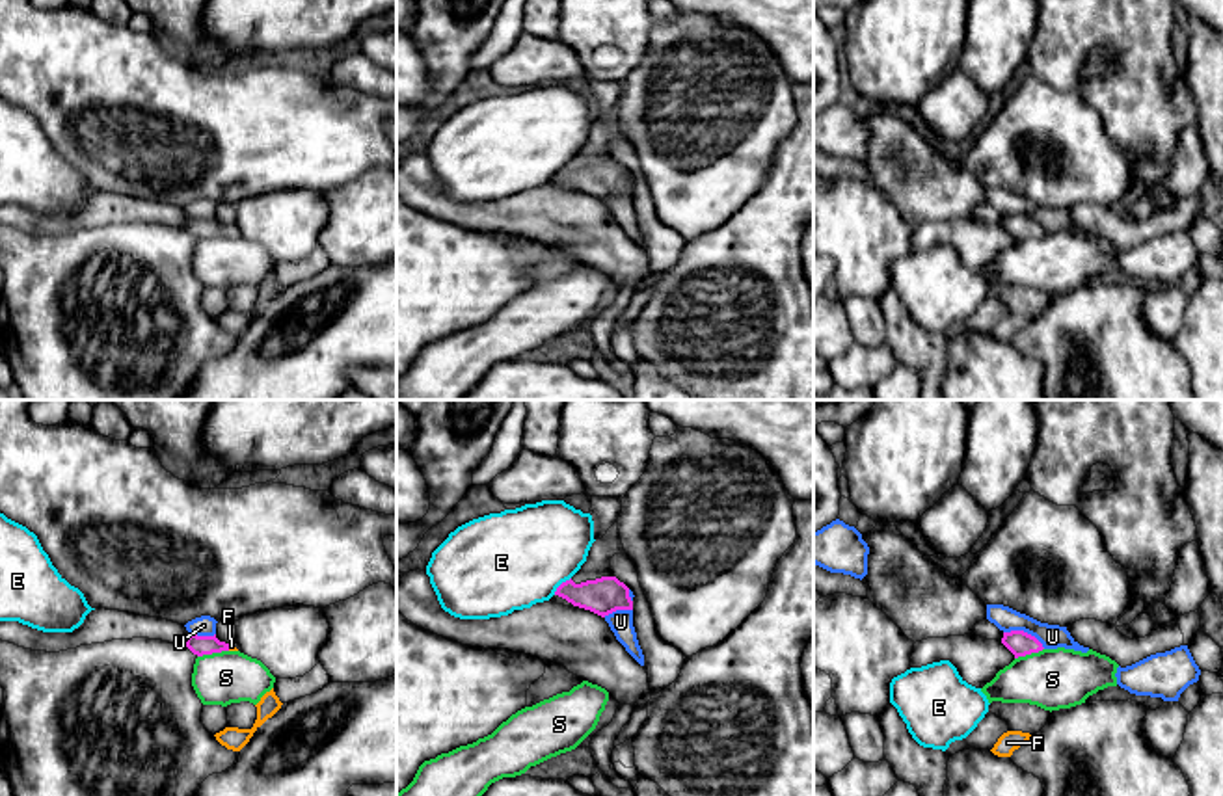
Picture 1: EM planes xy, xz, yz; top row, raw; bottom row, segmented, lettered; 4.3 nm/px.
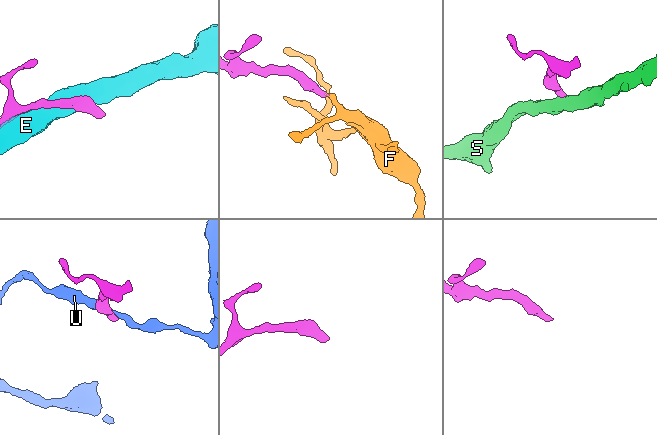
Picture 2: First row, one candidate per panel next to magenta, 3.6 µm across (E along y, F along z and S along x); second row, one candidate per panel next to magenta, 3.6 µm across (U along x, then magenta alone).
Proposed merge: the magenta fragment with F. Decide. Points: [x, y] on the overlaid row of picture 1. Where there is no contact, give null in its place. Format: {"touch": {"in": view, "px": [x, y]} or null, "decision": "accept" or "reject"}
{"touch": {"in": "xy", "px": [228, 648]}, "decision": "accept"}

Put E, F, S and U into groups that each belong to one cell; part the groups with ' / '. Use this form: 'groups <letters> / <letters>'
groups E / F / S / U

